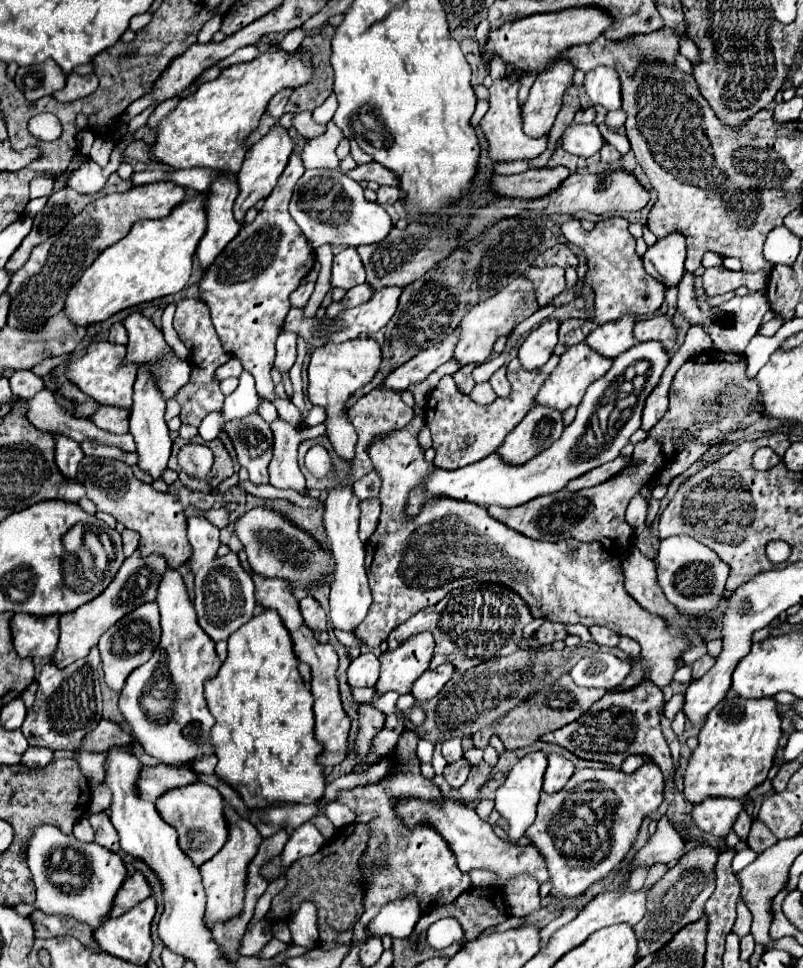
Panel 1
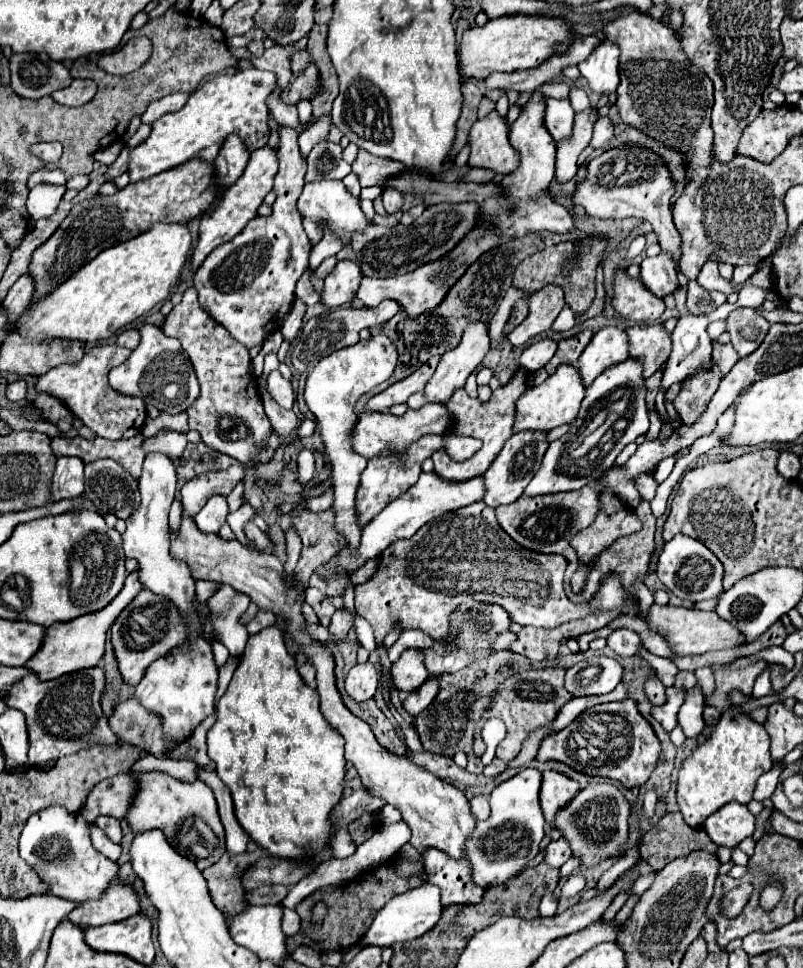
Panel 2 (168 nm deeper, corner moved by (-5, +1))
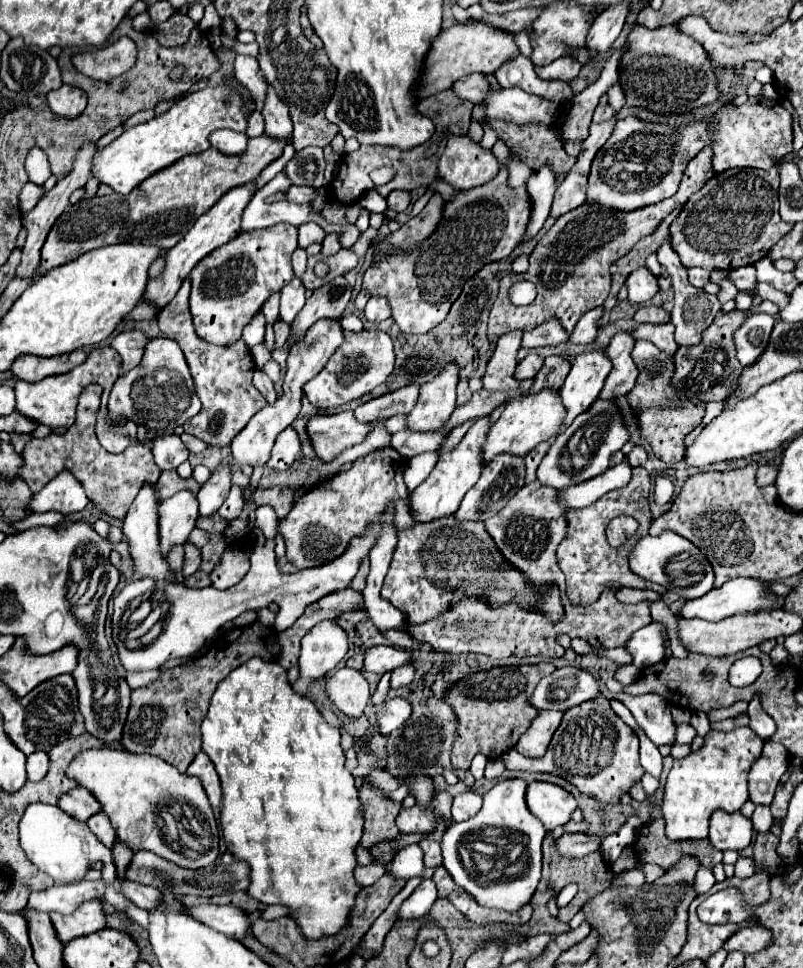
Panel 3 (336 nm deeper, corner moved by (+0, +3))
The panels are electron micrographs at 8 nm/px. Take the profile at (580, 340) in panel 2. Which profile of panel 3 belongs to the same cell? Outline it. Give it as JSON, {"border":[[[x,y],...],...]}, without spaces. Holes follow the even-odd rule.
{"border":[[[547,357],[545,363],[543,363],[543,369],[541,373],[537,373],[537,377],[533,379],[533,387],[529,389],[531,395],[543,391],[543,389],[553,389],[553,391],[559,391],[567,373],[571,369],[571,363],[569,359],[563,359],[563,357]]]}

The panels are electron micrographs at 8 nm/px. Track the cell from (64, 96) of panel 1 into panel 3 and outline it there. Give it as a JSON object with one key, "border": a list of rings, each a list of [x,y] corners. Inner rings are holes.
{"border":[[[61,85],[57,91],[47,93],[47,105],[59,117],[75,119],[83,113],[83,109],[87,105],[87,95],[85,95],[85,91],[81,91],[77,87]]]}

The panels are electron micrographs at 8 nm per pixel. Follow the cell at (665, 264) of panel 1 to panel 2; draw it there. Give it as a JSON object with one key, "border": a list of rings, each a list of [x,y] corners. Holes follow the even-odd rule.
{"border":[[[660,253],[656,257],[646,257],[640,263],[642,283],[658,297],[666,297],[678,289],[678,263],[670,253]]]}

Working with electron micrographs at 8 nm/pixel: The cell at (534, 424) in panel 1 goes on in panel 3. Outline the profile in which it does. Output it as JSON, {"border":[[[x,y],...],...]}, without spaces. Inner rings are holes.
{"border":[[[509,455],[495,457],[495,461],[483,469],[479,481],[463,497],[459,509],[455,511],[457,521],[485,521],[485,519],[493,517],[495,513],[499,513],[507,505],[507,501],[513,497],[513,493],[517,493],[523,485],[525,485],[523,459],[521,457],[509,457]]]}

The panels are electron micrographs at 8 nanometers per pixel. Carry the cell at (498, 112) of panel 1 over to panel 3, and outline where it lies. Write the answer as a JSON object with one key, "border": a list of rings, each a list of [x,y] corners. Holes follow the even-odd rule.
{"border":[[[449,137],[449,143],[439,157],[439,171],[445,183],[455,191],[469,191],[485,185],[499,173],[499,163],[491,151],[485,151],[469,137]]]}

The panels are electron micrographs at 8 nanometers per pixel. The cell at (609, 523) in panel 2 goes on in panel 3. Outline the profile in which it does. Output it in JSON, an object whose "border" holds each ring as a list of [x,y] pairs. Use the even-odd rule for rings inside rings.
{"border":[[[633,467],[633,477],[631,481],[615,491],[609,491],[607,495],[603,495],[599,501],[595,501],[593,505],[585,507],[585,509],[569,509],[565,513],[567,517],[567,535],[561,541],[561,545],[557,547],[557,561],[561,571],[565,573],[567,579],[567,597],[573,603],[593,603],[599,599],[599,595],[605,589],[621,589],[621,587],[633,587],[633,589],[651,589],[659,595],[665,593],[665,589],[661,585],[649,583],[641,577],[637,577],[635,573],[629,573],[627,567],[627,547],[619,547],[613,549],[607,543],[605,537],[605,527],[609,525],[611,519],[619,517],[619,515],[631,515],[639,521],[639,527],[635,531],[635,539],[641,539],[641,535],[645,537],[649,533],[649,525],[651,525],[651,515],[649,515],[649,491],[651,491],[651,481],[649,481],[649,473],[643,467]]]}

